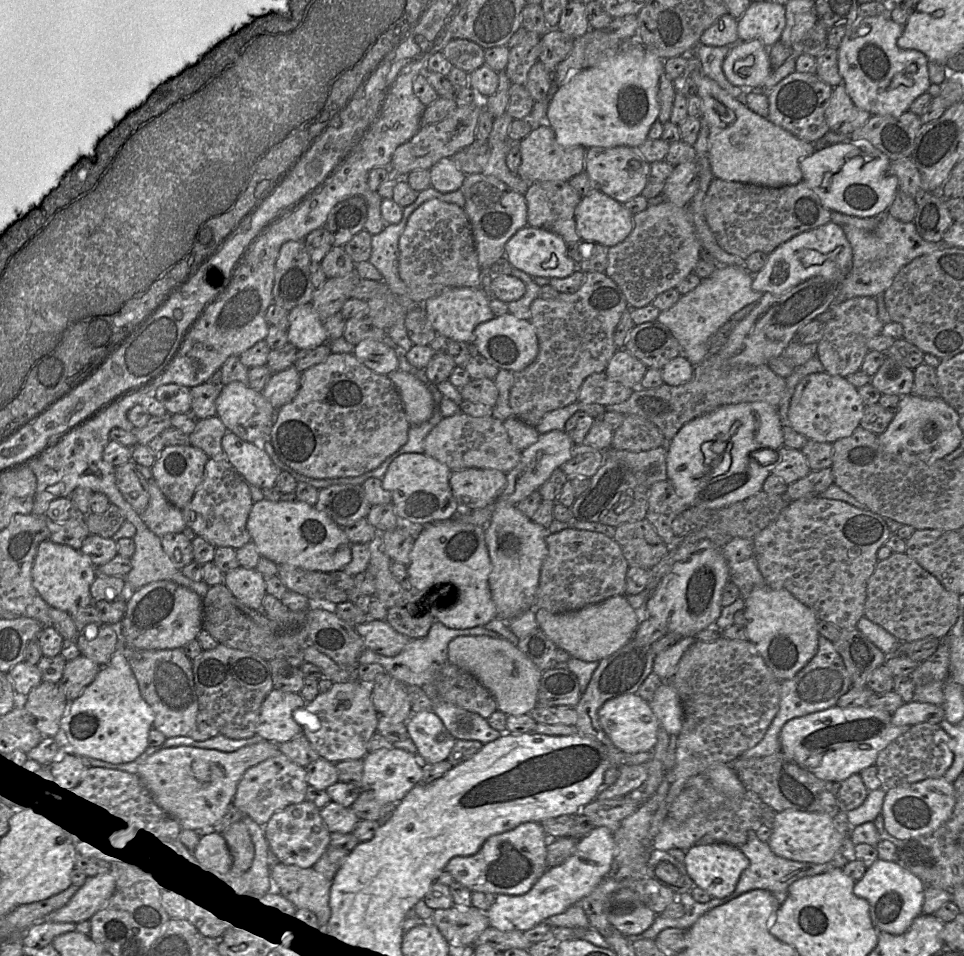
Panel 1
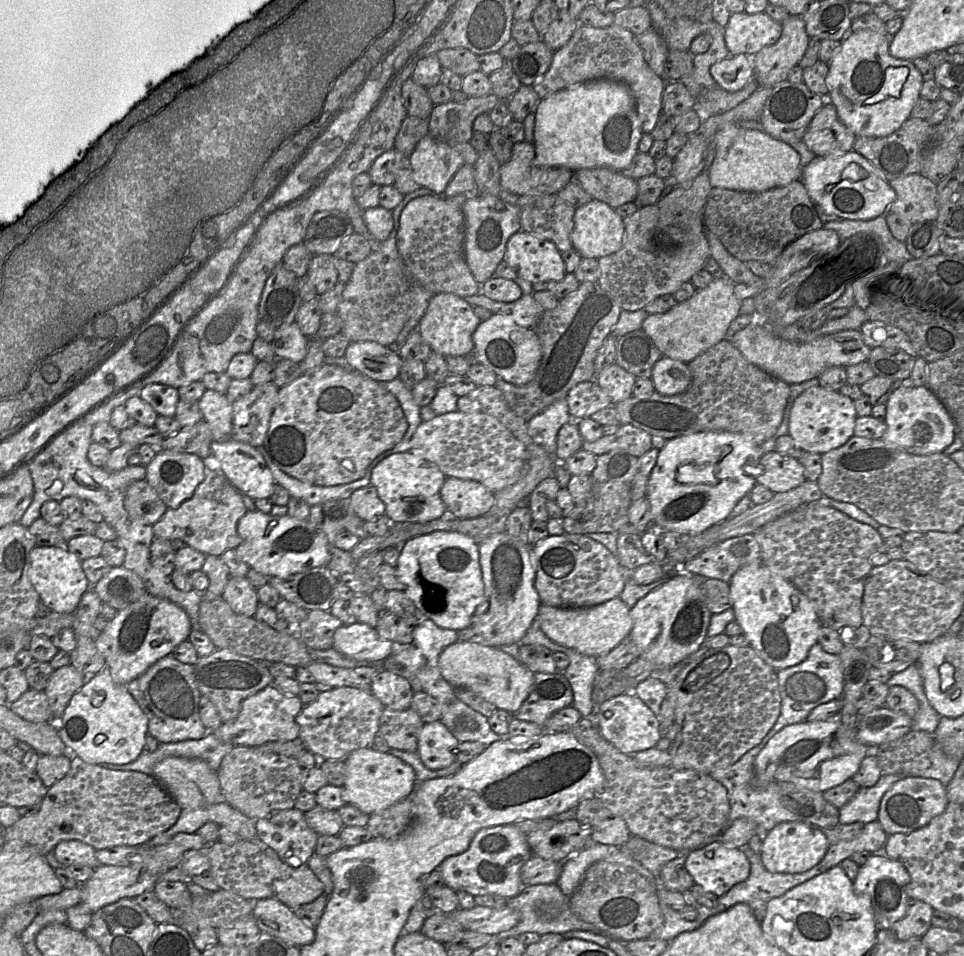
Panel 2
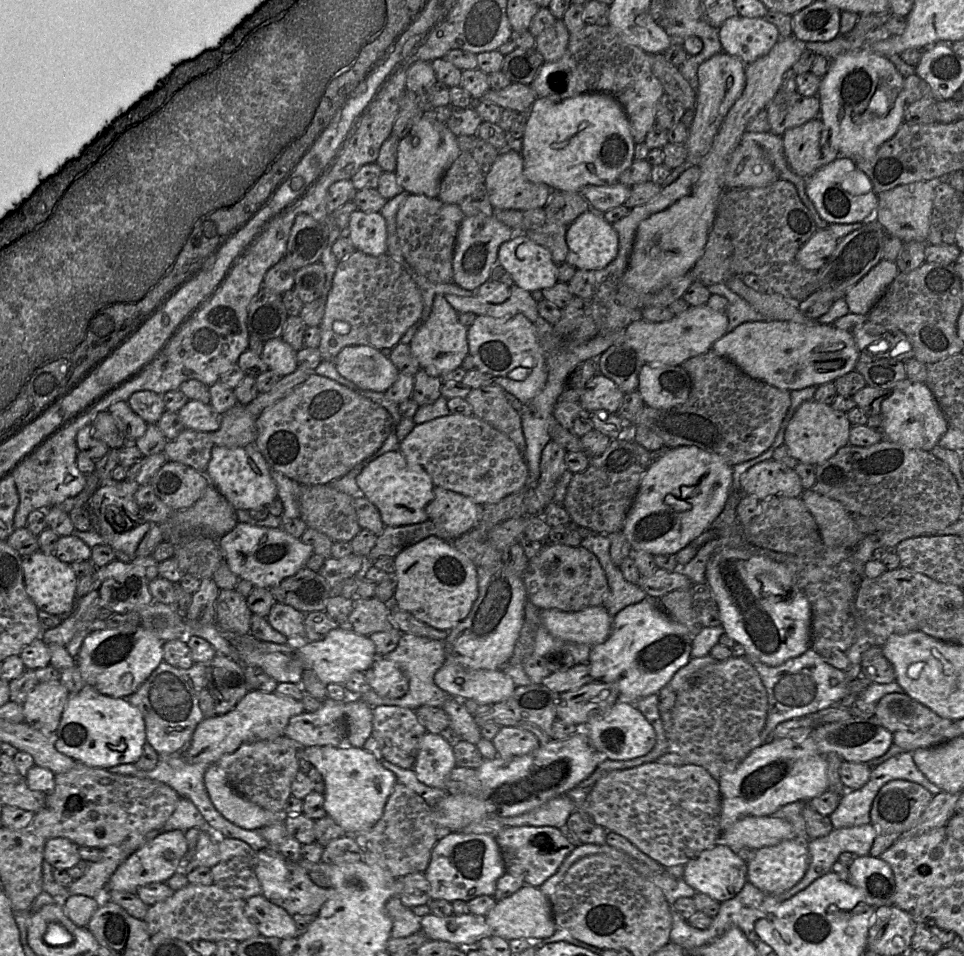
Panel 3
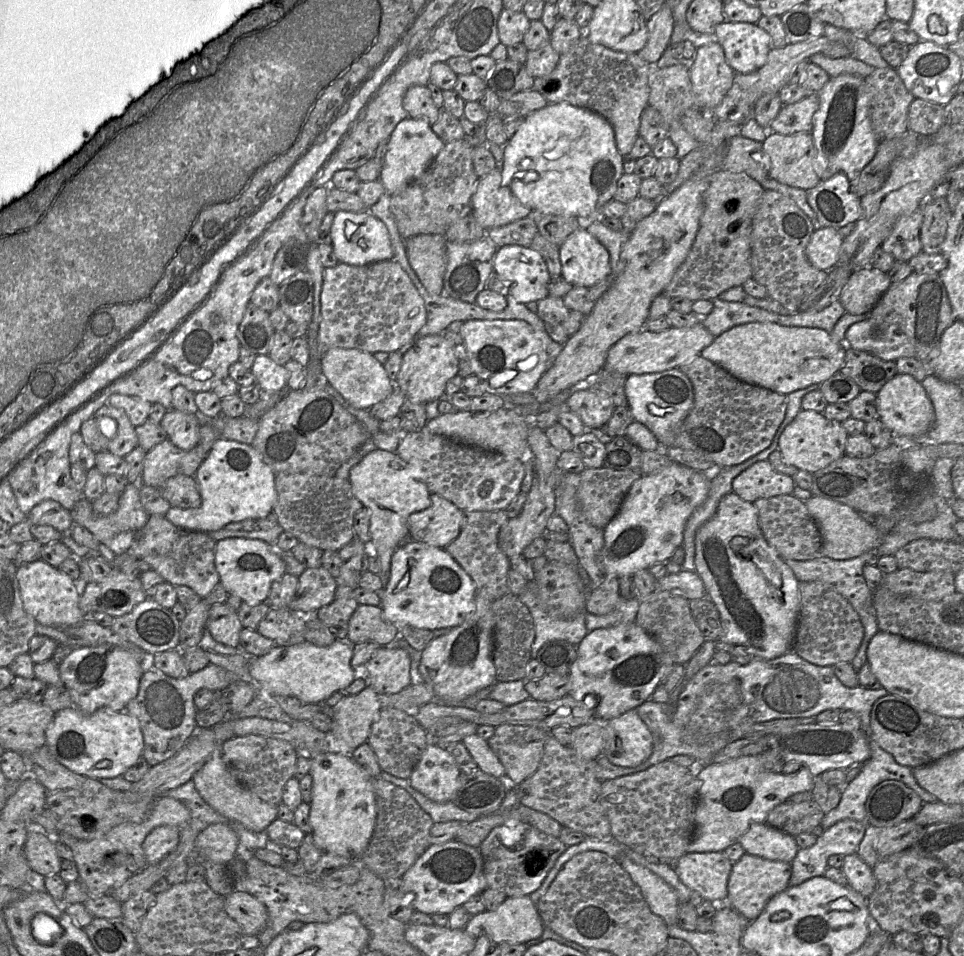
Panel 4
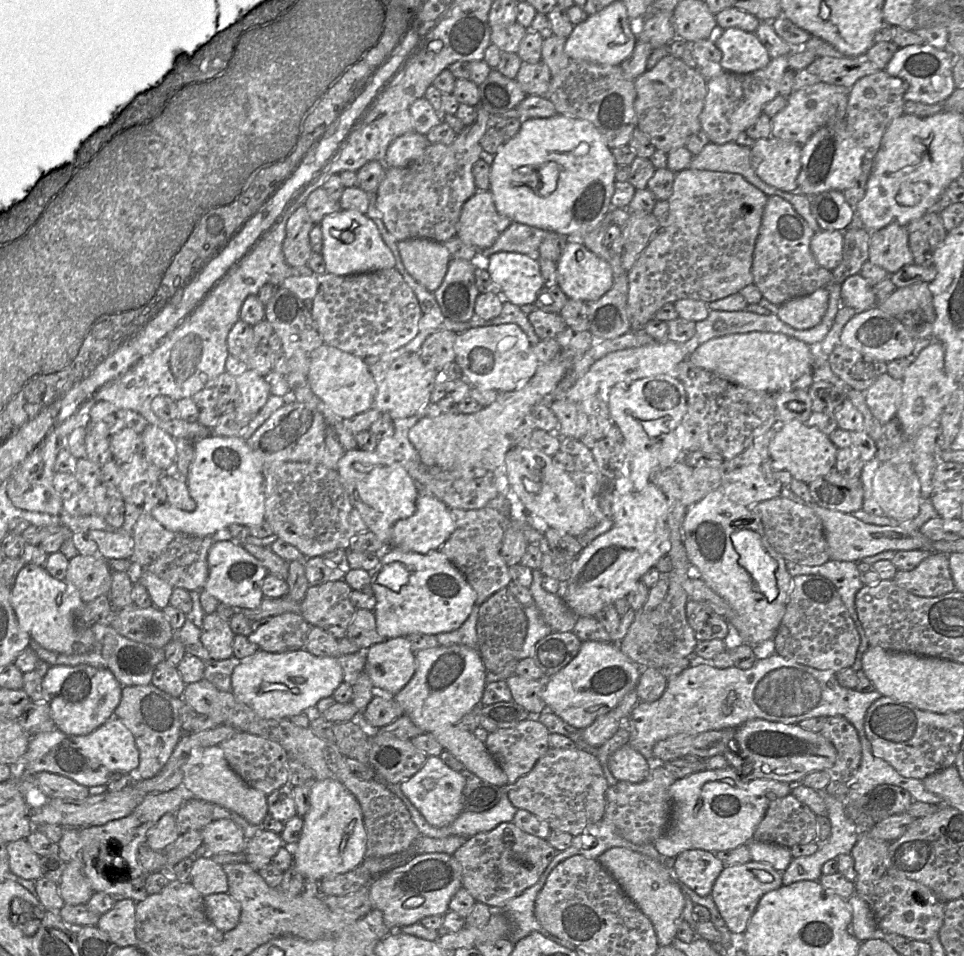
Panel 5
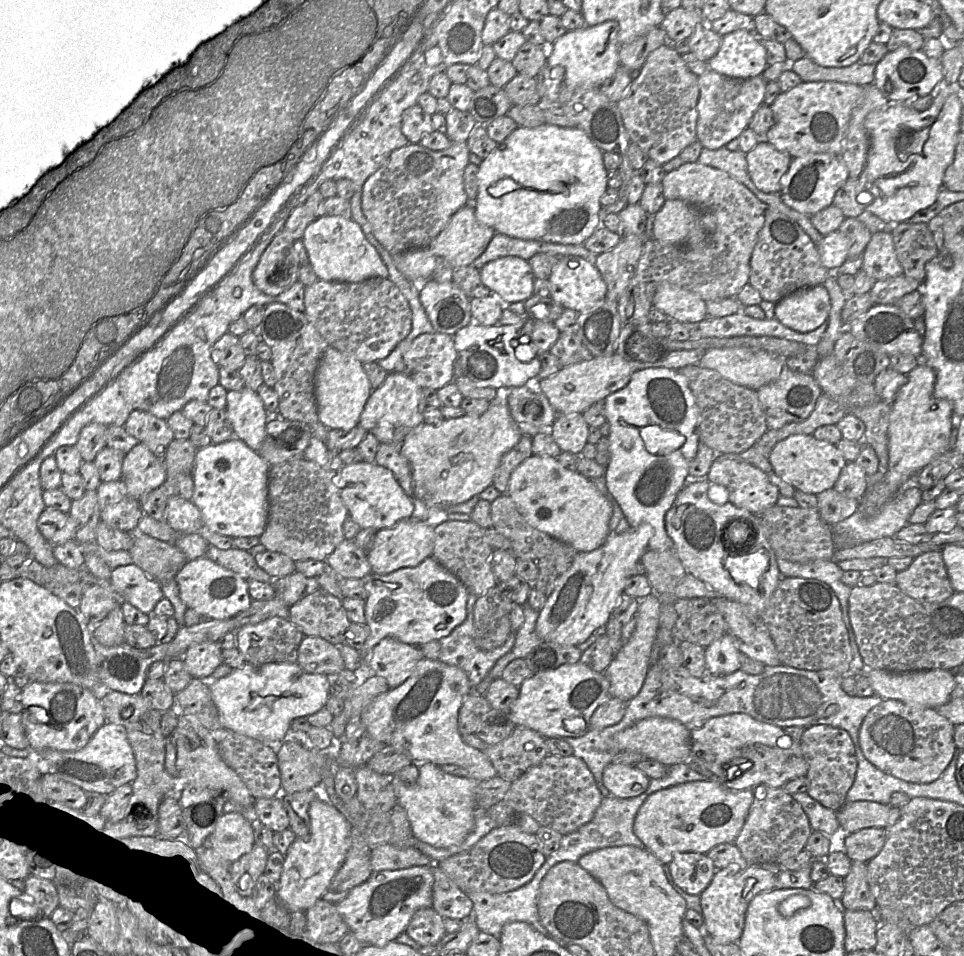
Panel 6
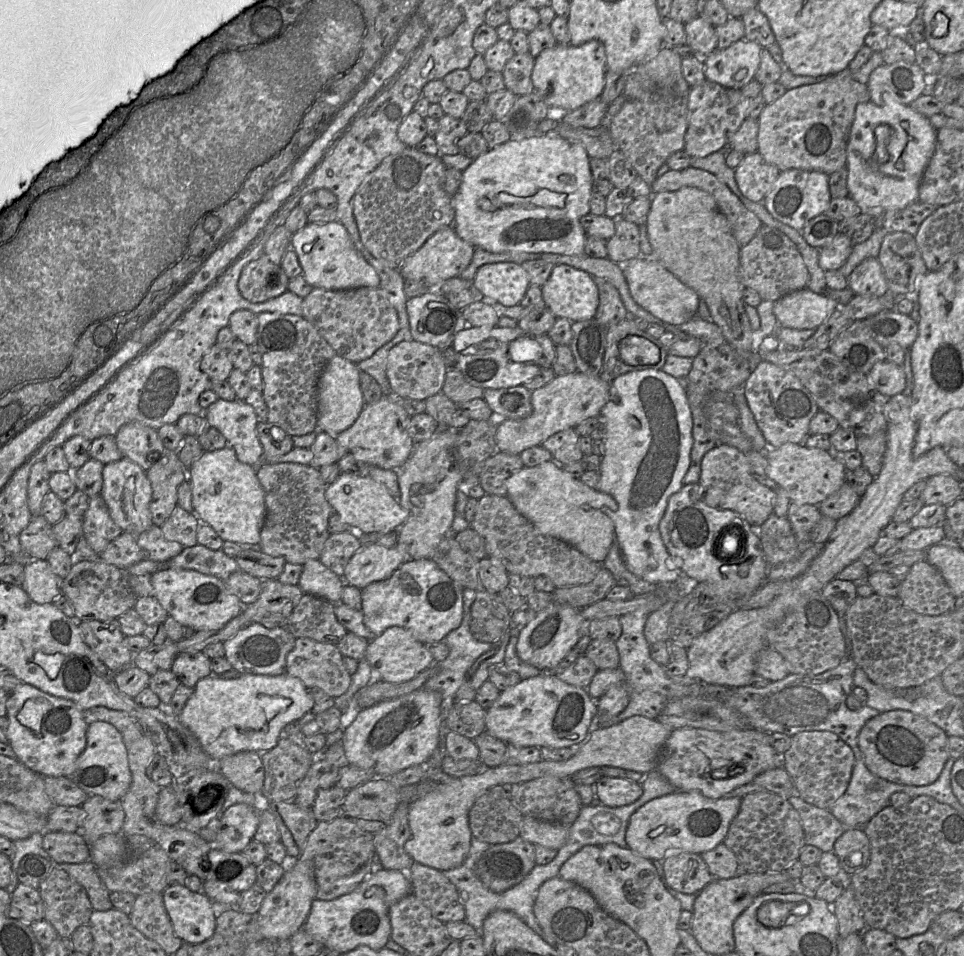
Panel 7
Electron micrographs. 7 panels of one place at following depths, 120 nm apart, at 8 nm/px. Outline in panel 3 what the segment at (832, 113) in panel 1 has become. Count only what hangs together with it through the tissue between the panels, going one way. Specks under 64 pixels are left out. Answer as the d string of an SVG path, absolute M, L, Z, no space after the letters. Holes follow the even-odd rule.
M819 116L804 125L786 130L781 138L790 169L804 178L839 157Z

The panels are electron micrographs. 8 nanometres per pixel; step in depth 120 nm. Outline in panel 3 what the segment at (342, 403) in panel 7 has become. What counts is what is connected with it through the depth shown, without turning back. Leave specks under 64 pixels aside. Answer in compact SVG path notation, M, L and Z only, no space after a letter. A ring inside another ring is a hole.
M366 344L347 346L335 357L334 364L341 376L353 382L360 389L384 393L399 375L398 369L389 356L383 353L384 350L390 350L391 353L392 349L378 349Z

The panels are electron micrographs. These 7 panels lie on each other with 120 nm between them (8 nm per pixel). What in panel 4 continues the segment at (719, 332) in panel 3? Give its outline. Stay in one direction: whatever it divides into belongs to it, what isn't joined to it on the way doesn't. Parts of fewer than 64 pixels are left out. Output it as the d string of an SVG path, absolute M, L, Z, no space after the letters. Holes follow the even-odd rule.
M698 321L691 327L669 327L661 332L651 332L643 328L625 335L609 349L603 369L628 376L631 374L640 375L679 368L698 356L714 339L715 337L704 327L701 321Z

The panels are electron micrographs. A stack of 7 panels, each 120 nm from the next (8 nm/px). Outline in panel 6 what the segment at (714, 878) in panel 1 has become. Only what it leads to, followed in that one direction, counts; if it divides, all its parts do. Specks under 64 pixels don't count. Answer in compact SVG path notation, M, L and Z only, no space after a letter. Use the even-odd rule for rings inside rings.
M677 853L667 866L674 883L692 895L700 895L717 871L705 853Z

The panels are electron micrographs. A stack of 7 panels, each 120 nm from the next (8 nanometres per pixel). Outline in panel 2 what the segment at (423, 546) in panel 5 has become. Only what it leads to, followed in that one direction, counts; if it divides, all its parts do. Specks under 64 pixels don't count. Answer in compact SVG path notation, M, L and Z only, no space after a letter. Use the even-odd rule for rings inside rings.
M447 477L440 494L447 512L459 519L483 516L495 504L495 494L482 483L470 479Z

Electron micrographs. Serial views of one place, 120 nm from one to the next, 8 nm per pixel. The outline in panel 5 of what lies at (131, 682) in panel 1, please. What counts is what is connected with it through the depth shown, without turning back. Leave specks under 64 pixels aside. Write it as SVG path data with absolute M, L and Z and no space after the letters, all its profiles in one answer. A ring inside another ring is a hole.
M113 716L107 722L105 722L104 724L99 726L97 729L95 729L93 732L91 732L87 735L70 736L70 735L67 735L67 734L65 734L55 728L51 731L43 732L43 733L40 733L36 736L33 736L33 737L31 737L31 740L29 742L29 746L28 746L28 749L27 749L27 752L25 753L25 755L22 757L22 759L19 761L19 763L17 765L11 765L11 766L20 767L20 773L22 773L23 775L31 775L31 776L35 777L40 772L49 772L49 773L53 773L53 774L67 777L71 780L77 782L78 784L81 784L81 785L89 788L89 787L93 787L93 786L106 785L109 782L110 778L116 773L120 773L120 772L122 772L122 773L135 773L135 770L138 768L138 765L139 765L139 750L136 746L136 743L135 743L132 733L121 722L121 720L119 720L118 718Z

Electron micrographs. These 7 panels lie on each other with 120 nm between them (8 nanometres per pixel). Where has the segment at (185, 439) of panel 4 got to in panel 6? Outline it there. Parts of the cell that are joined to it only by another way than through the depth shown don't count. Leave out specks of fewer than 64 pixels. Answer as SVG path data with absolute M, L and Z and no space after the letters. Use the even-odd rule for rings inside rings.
M138 443L126 453L121 480L133 498L140 501L147 493L160 487L166 477L163 458L157 457L146 445Z

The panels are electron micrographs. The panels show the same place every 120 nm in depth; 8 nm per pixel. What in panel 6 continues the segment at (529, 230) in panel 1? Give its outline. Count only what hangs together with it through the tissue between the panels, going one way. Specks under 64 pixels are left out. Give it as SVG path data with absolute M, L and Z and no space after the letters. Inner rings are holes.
M503 256L489 261L481 269L481 280L506 303L525 301L533 295L534 274L527 260Z

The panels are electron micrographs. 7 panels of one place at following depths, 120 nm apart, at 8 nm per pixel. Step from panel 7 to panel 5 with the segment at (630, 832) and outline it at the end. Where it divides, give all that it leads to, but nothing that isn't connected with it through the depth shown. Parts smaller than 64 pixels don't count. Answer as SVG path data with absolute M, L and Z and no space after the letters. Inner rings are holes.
M728 765L676 779L670 786L672 806L668 828L653 845L662 857L673 858L690 849L717 852L746 845L769 804L791 793L791 789L791 783L771 779L742 781L738 772Z

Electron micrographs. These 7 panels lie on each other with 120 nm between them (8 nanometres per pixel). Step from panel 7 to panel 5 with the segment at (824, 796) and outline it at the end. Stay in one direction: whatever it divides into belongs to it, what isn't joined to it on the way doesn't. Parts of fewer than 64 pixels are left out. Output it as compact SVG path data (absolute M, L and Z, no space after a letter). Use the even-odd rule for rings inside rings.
M834 716L826 719L820 733L832 742L837 751L834 765L827 770L830 780L824 791L846 801L850 781L861 762L858 731L845 717Z

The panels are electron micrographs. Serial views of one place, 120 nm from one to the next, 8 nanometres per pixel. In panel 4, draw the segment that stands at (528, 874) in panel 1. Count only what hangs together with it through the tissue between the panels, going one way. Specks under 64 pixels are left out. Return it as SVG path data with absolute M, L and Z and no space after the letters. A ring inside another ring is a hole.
M456 839L429 846L401 877L398 888L403 892L415 894L415 911L429 915L449 914L456 907L462 906L470 897L482 894L486 889L479 849Z

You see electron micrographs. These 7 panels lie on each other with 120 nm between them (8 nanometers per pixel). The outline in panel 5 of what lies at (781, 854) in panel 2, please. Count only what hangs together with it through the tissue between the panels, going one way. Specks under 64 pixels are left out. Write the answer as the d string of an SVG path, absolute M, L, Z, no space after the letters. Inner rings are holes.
M748 861L744 864L725 866L715 880L710 897L715 902L728 929L742 936L760 898L782 886L782 872L763 862Z

